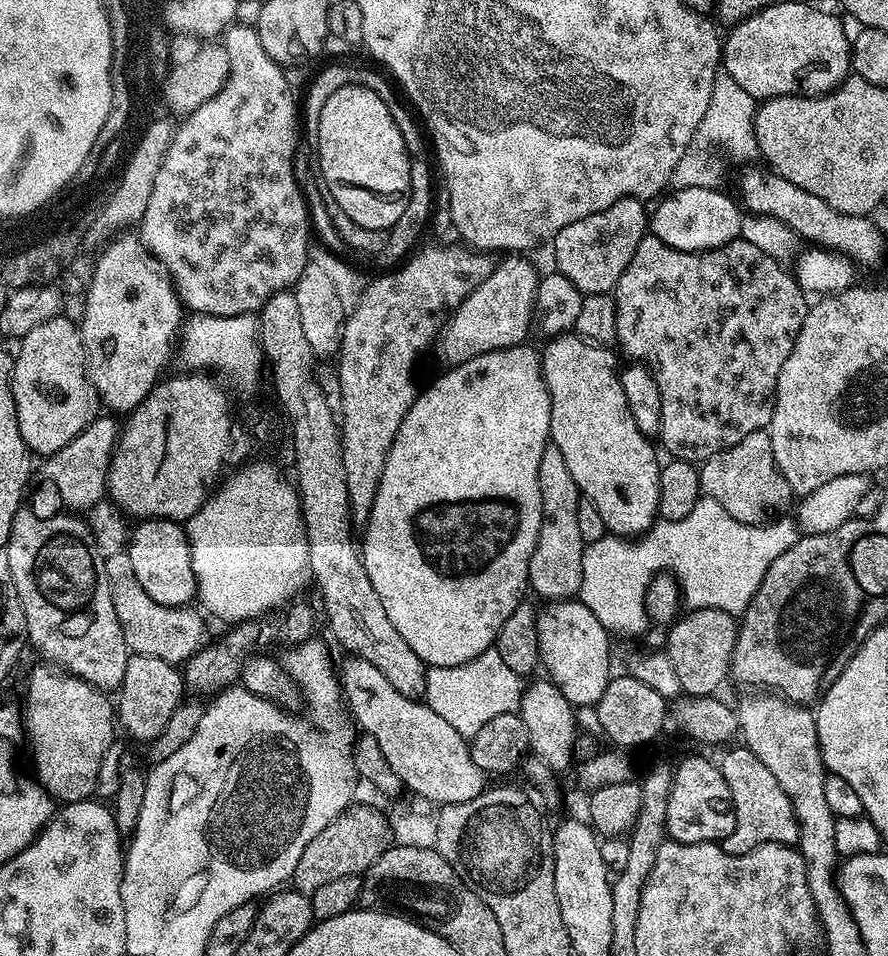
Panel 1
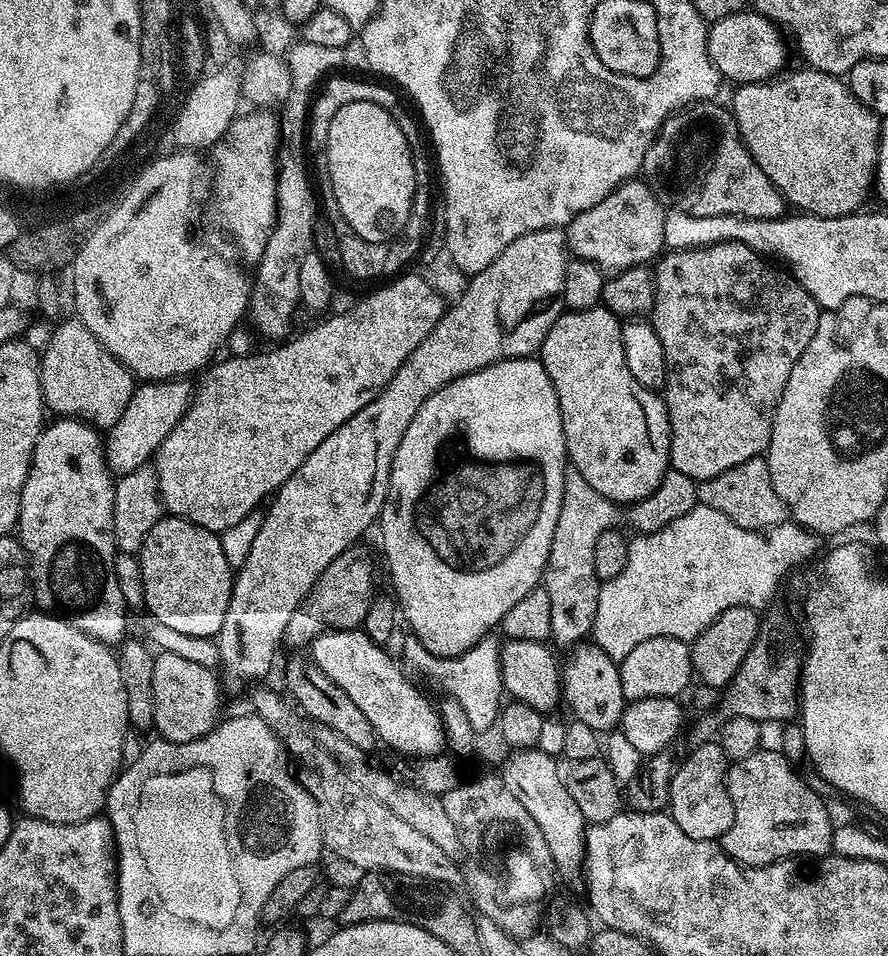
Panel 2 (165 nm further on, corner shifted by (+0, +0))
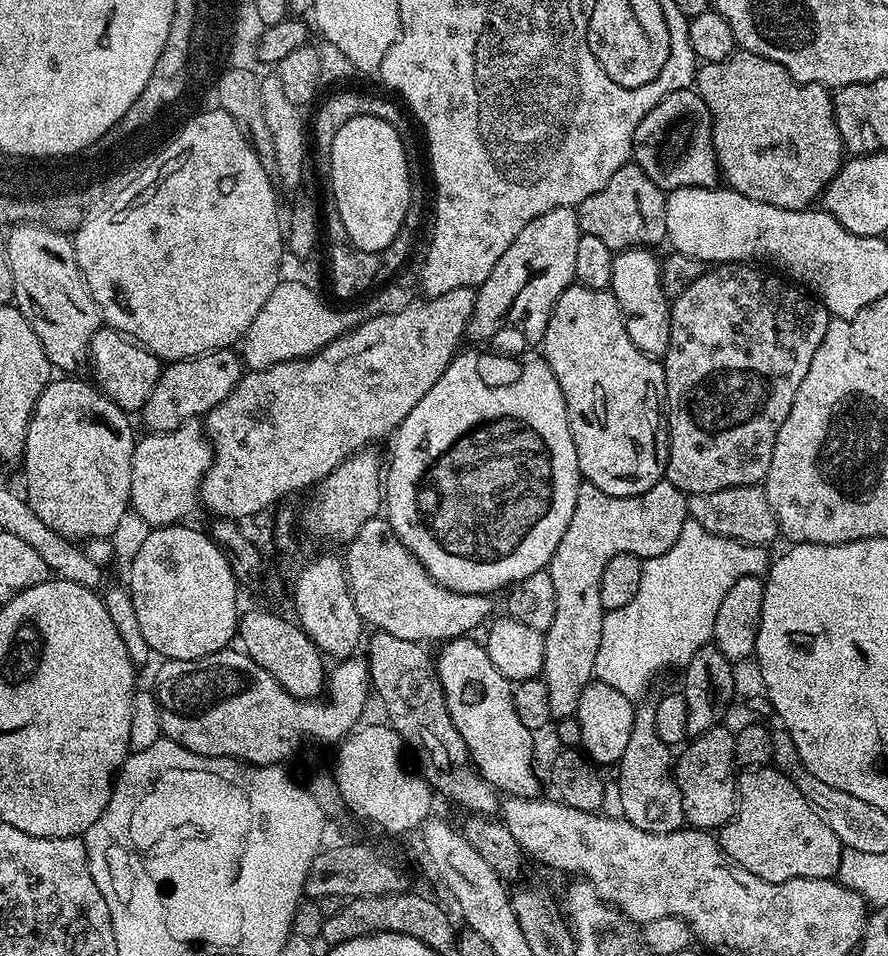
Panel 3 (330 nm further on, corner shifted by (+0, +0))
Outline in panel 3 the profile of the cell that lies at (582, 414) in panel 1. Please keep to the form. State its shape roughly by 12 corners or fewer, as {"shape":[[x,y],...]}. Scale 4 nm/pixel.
{"shape":[[573,282],[542,355],[581,477],[665,479],[664,365]]}

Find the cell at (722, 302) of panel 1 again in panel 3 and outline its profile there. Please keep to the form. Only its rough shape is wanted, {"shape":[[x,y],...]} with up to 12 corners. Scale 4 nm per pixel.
{"shape":[[748,262],[670,304],[666,479],[768,479],[830,313]]}

